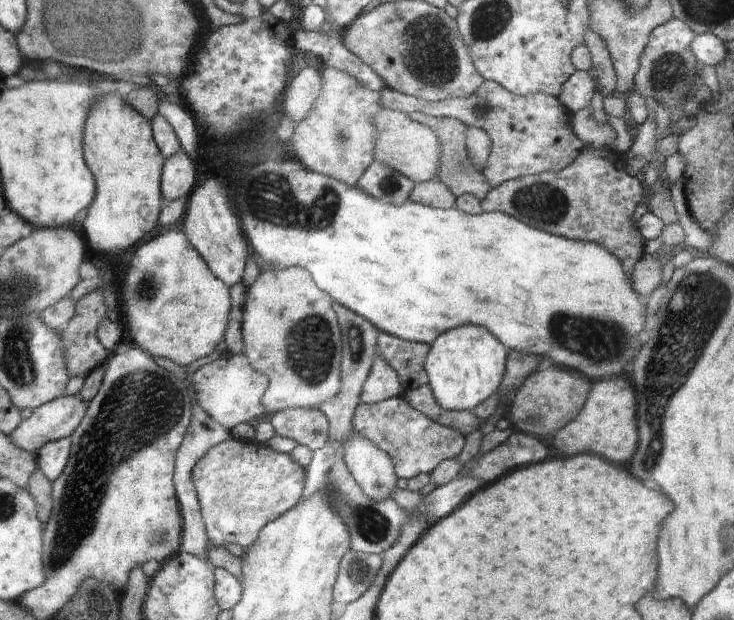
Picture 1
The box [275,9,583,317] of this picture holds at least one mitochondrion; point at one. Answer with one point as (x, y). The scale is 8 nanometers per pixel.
(430, 59)

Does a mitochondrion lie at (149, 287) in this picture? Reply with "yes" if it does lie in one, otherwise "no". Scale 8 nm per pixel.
yes

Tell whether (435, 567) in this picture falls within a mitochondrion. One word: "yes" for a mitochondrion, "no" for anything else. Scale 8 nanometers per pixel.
no

